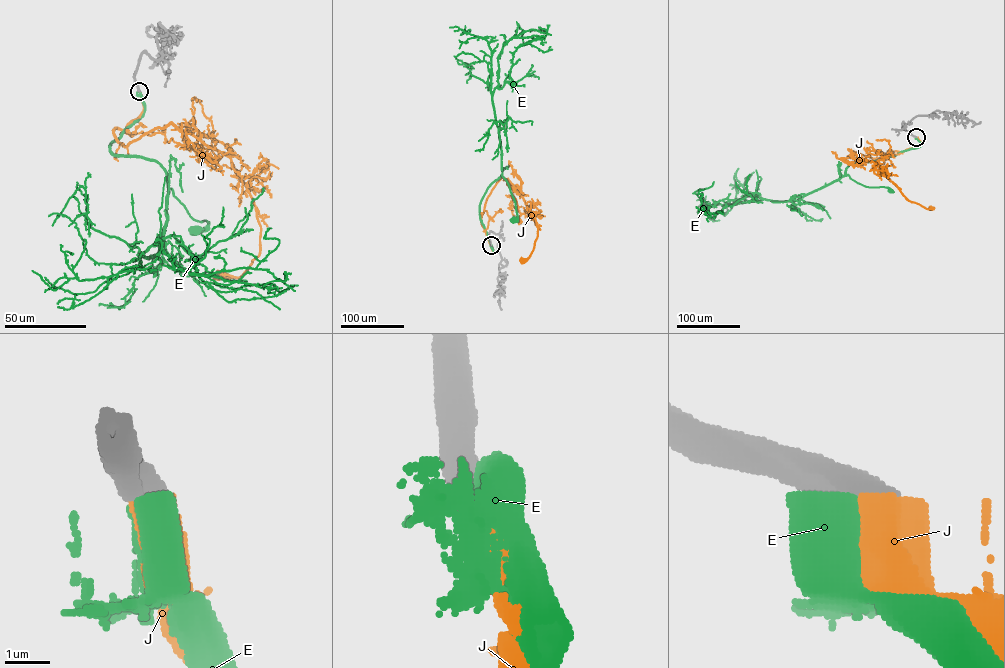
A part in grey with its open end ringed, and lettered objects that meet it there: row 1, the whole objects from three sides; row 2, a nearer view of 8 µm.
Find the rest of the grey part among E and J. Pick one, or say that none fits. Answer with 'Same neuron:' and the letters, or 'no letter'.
Same neuron: J

